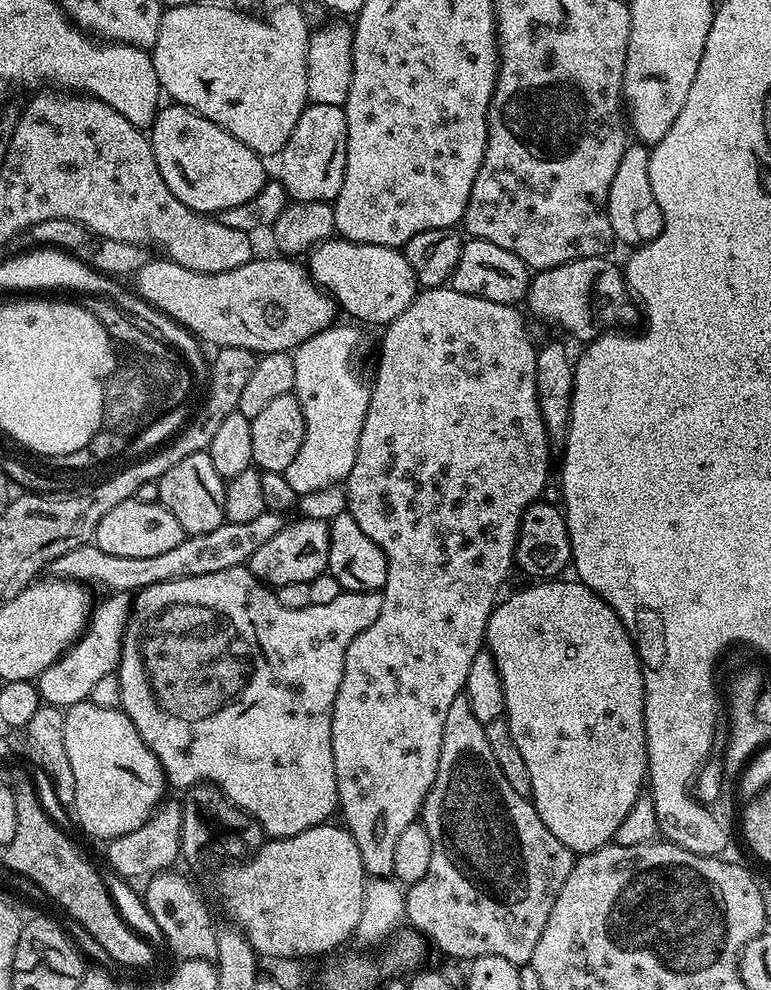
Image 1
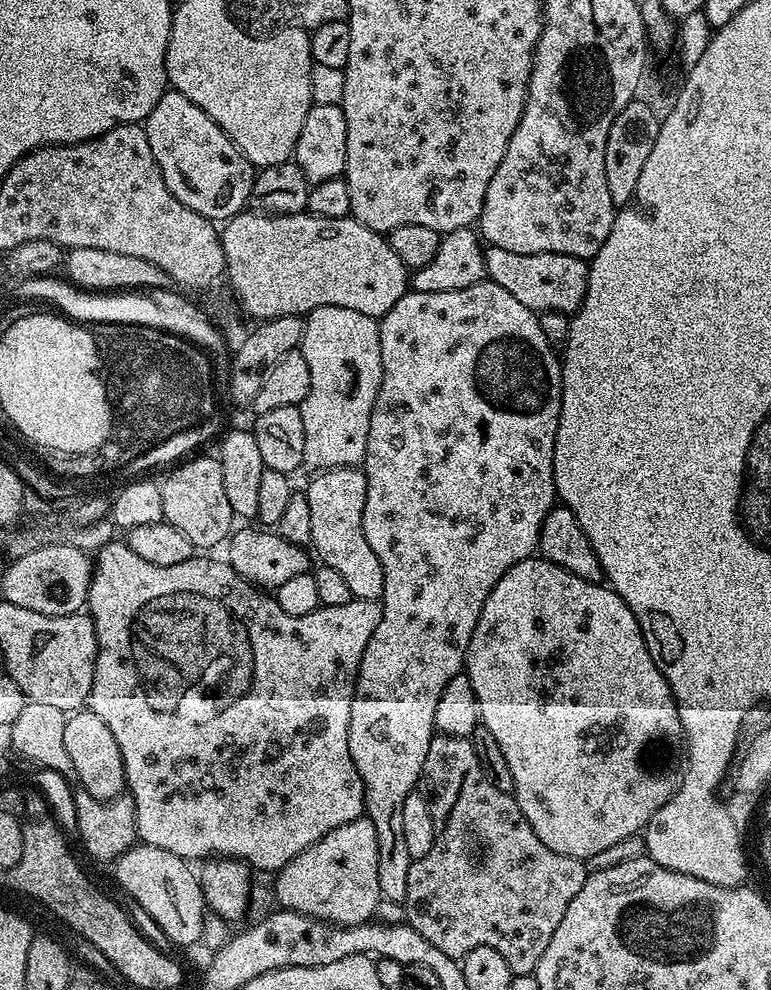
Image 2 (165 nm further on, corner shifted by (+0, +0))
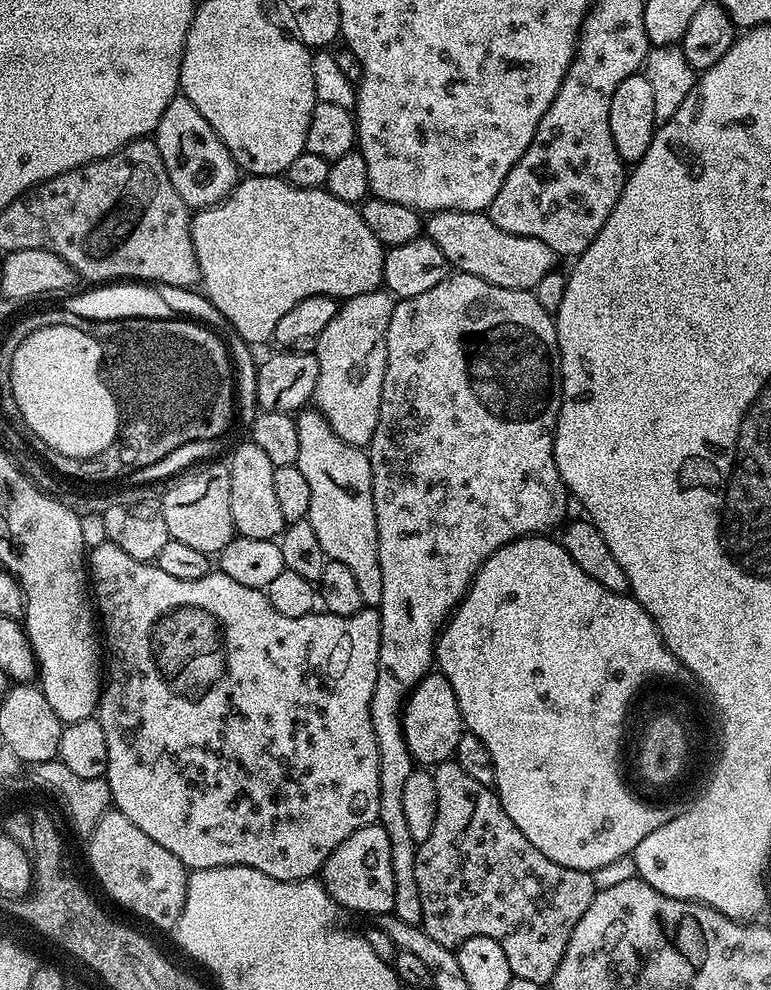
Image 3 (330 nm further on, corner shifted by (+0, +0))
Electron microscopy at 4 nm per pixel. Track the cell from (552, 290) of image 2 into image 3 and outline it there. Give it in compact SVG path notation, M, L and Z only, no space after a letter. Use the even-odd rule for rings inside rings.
M457 208L433 212L426 220L426 235L434 242L434 246L438 246L438 250L442 250L442 254L446 254L449 265L455 271L474 274L474 278L482 278L494 286L510 290L527 292L536 289L538 282L542 282L542 278L550 274L558 263L556 252L550 250L546 242L538 242L538 238L522 238L518 234L506 234L499 226L494 226L494 222L484 212L463 212Z

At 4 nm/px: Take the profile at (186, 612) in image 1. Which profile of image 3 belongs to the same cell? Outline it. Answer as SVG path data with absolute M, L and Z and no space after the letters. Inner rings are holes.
M104 538L101 541L101 544L96 544L93 548L91 545L86 556L86 567L90 577L90 592L94 597L94 608L102 621L102 644L106 649L106 679L102 684L98 719L102 726L102 734L106 734L106 754L108 755L106 779L112 791L115 811L126 814L126 818L130 818L130 822L134 822L134 826L138 826L142 834L150 834L150 838L154 838L158 846L170 850L170 854L174 854L174 858L181 860L185 868L189 870L246 866L254 870L262 870L262 874L270 874L270 878L279 880L307 880L315 877L323 869L326 858L330 858L330 854L334 854L334 850L338 850L338 846L342 846L342 842L346 842L346 838L354 834L354 830L367 824L377 823L380 818L380 755L378 754L378 742L374 738L374 722L370 716L370 702L374 698L374 682L378 678L379 611L375 607L364 606L352 616L335 616L325 610L313 610L304 617L286 618L285 615L274 610L264 590L242 586L242 582L234 582L234 578L230 578L224 572L213 570L207 572L202 578L194 578L194 582L182 582L182 578L170 578L170 574L165 574L154 562L144 563L135 560L109 539Z

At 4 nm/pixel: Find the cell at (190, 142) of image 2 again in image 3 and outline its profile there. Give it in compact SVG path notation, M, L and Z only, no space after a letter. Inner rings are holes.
M178 94L166 106L162 118L154 133L156 149L166 166L166 174L170 174L170 182L174 182L174 190L187 204L189 209L199 210L211 208L212 205L225 200L238 183L238 169L230 150L214 134L210 122L198 114L198 106L190 102L183 94Z

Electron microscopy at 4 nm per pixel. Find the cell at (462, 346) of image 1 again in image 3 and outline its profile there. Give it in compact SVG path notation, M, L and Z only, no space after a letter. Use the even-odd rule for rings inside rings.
M453 271L442 282L438 282L438 286L434 286L430 290L424 291L422 294L414 294L414 298L406 298L405 300L397 299L392 305L392 313L390 314L390 326L386 334L386 350L388 357L386 358L386 374L382 382L382 402L380 403L380 413L378 414L378 426L374 430L374 438L367 446L368 461L370 462L370 470L372 471L372 489L374 490L374 514L376 515L376 525L378 526L378 566L382 566L382 602L378 606L380 613L380 649L378 650L378 678L374 682L374 698L370 702L370 716L374 722L374 738L378 742L378 754L380 755L380 825L386 830L386 834L390 834L390 864L394 866L394 906L392 907L391 915L397 916L402 922L407 924L419 924L422 918L422 897L418 895L418 878L414 878L414 862L416 861L417 844L414 838L410 838L410 829L406 822L406 814L402 810L402 790L406 787L406 778L410 778L410 774L414 771L414 761L410 750L406 746L406 738L402 730L402 722L400 717L404 711L404 701L408 699L408 695L412 693L414 687L423 676L427 676L430 669L434 664L434 653L436 650L436 638L440 634L440 629L444 627L449 616L456 610L457 604L464 599L464 595L468 593L469 586L472 585L472 580L476 577L476 572L480 566L486 562L486 558L490 558L490 554L494 554L502 546L509 544L511 540L521 540L523 536L531 536L533 534L548 534L553 530L551 528L559 529L565 523L566 517L569 515L568 504L570 505L570 493L566 485L562 482L562 478L558 474L558 466L554 458L554 438L556 437L556 419L560 413L560 401L562 399L560 394L560 347L558 346L558 338L556 337L556 322L553 313L550 313L543 308L538 302L538 298L531 291L523 292L522 290L510 290L502 286L494 286L490 282L486 282L482 278L474 278L474 274L466 274L465 272Z

